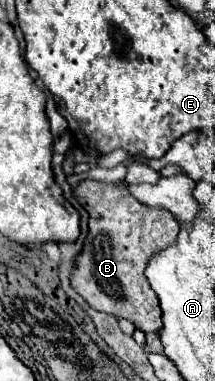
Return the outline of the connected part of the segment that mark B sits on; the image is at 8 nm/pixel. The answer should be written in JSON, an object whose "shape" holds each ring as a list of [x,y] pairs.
{"shape":[[[82,180],[74,188],[74,198],[80,204],[84,204],[90,218],[88,218],[86,242],[82,246],[82,252],[74,258],[76,266],[74,266],[74,272],[70,274],[72,288],[90,304],[90,308],[114,314],[118,318],[126,318],[142,332],[154,332],[154,330],[162,328],[160,300],[156,298],[154,290],[150,288],[150,284],[144,276],[144,270],[156,252],[160,252],[176,242],[176,236],[180,232],[180,224],[174,220],[174,216],[170,212],[148,208],[142,202],[138,202],[126,188],[116,188],[106,182]]]}

